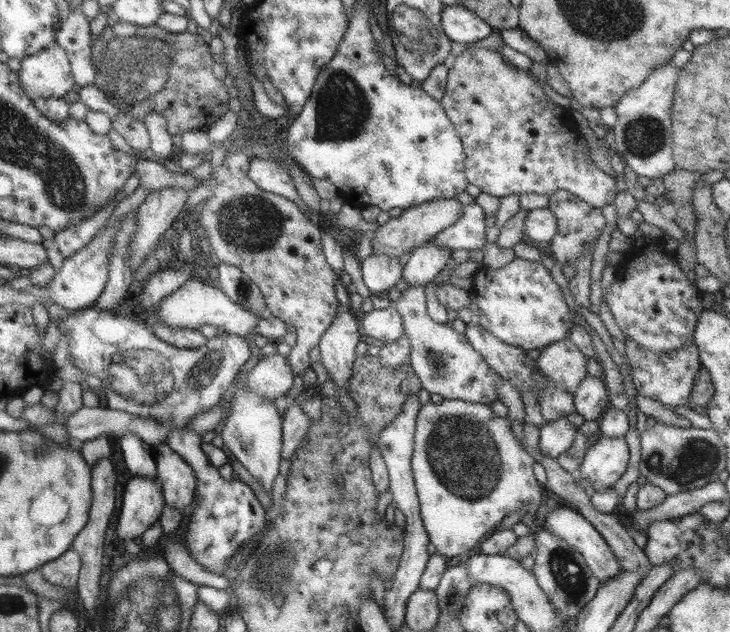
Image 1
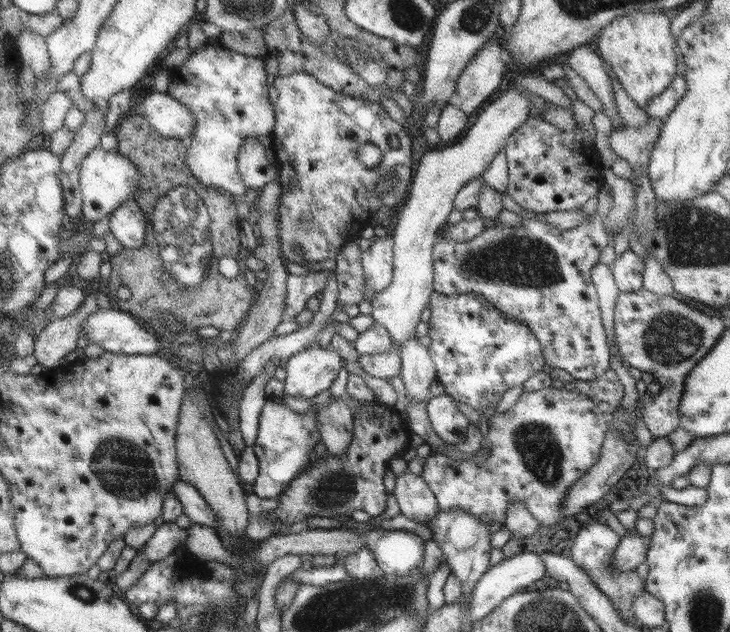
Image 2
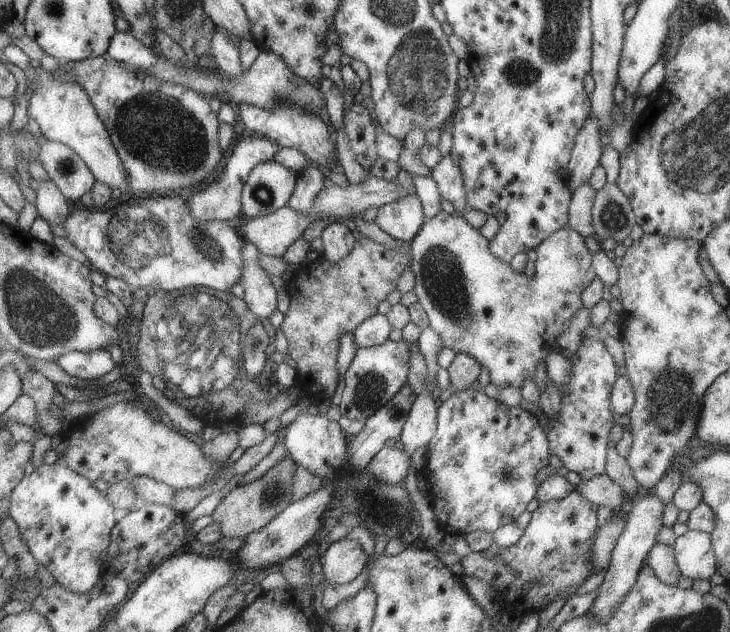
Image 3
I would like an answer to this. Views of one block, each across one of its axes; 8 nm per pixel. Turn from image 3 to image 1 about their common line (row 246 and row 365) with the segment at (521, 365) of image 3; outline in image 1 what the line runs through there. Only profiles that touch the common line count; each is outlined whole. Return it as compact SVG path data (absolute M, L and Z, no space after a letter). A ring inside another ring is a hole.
M425 286L408 287L400 298L390 302L401 316L403 336L409 339L409 365L417 375L421 388L443 399L459 399L465 402L481 403L500 409L500 398L495 391L495 382L500 376L483 361L483 358L457 334L453 328L438 324L427 317ZM565 338L545 346L538 362L553 386L574 394L587 374L585 360L573 342Z

